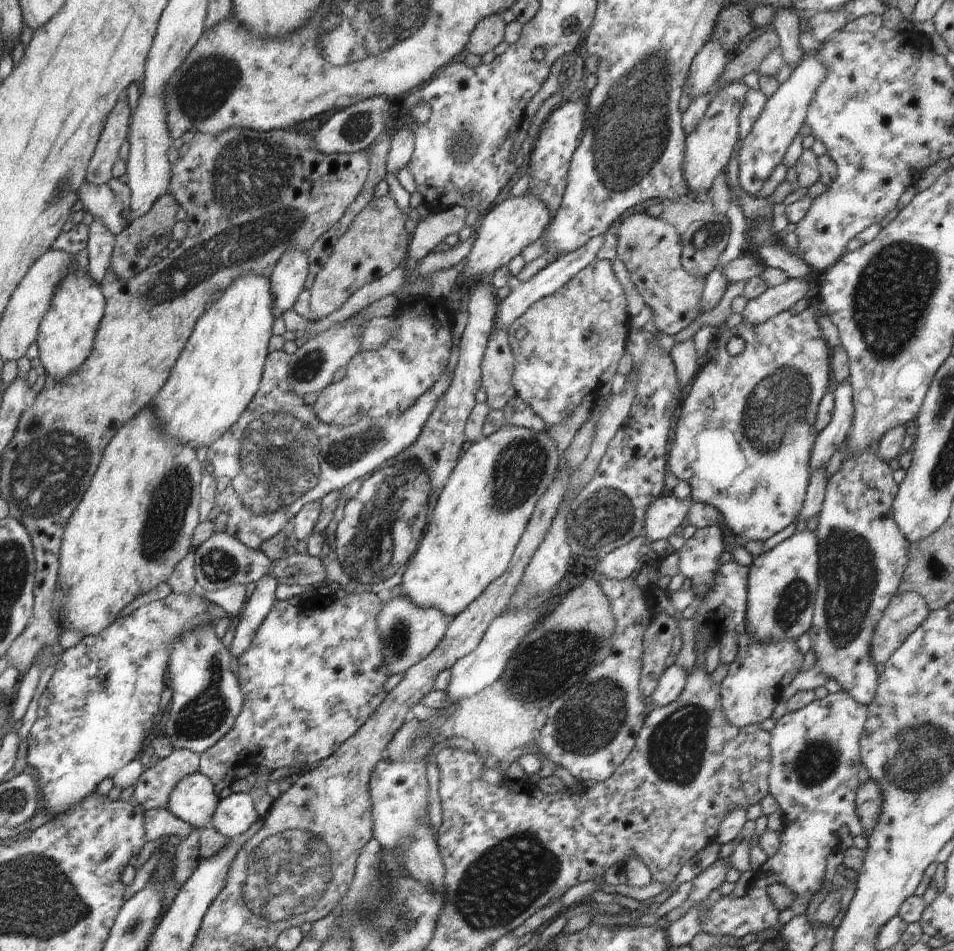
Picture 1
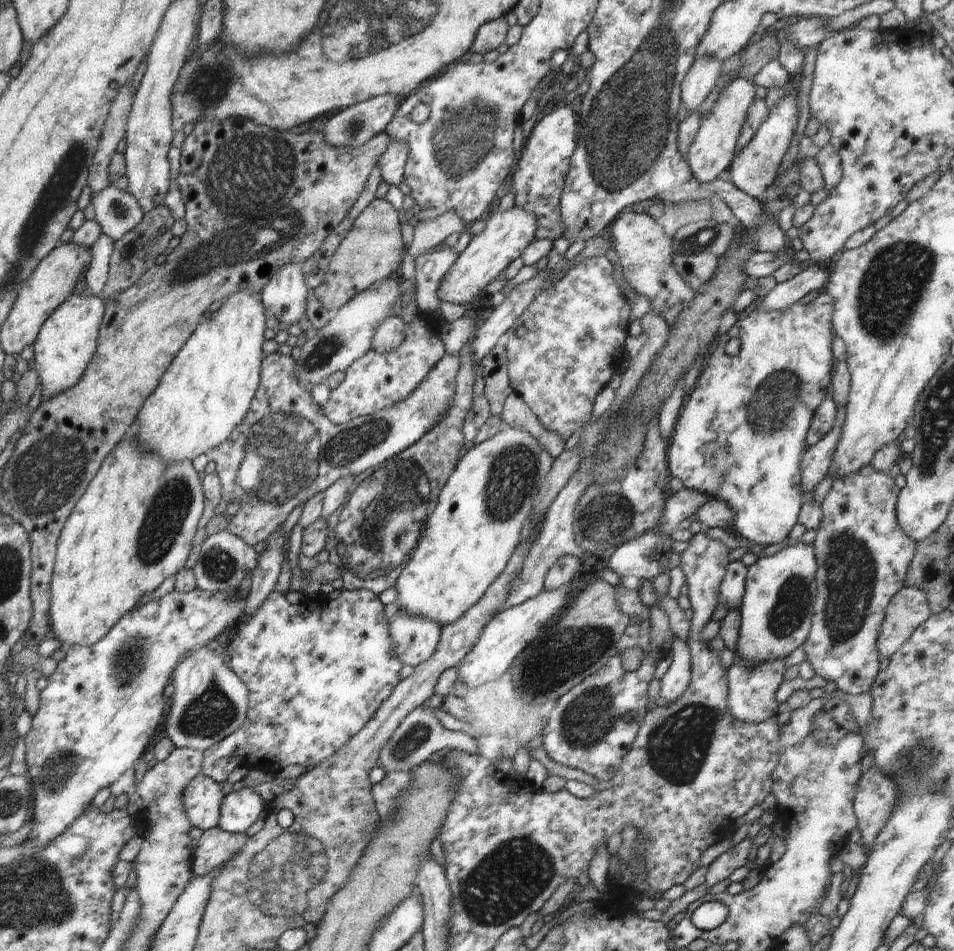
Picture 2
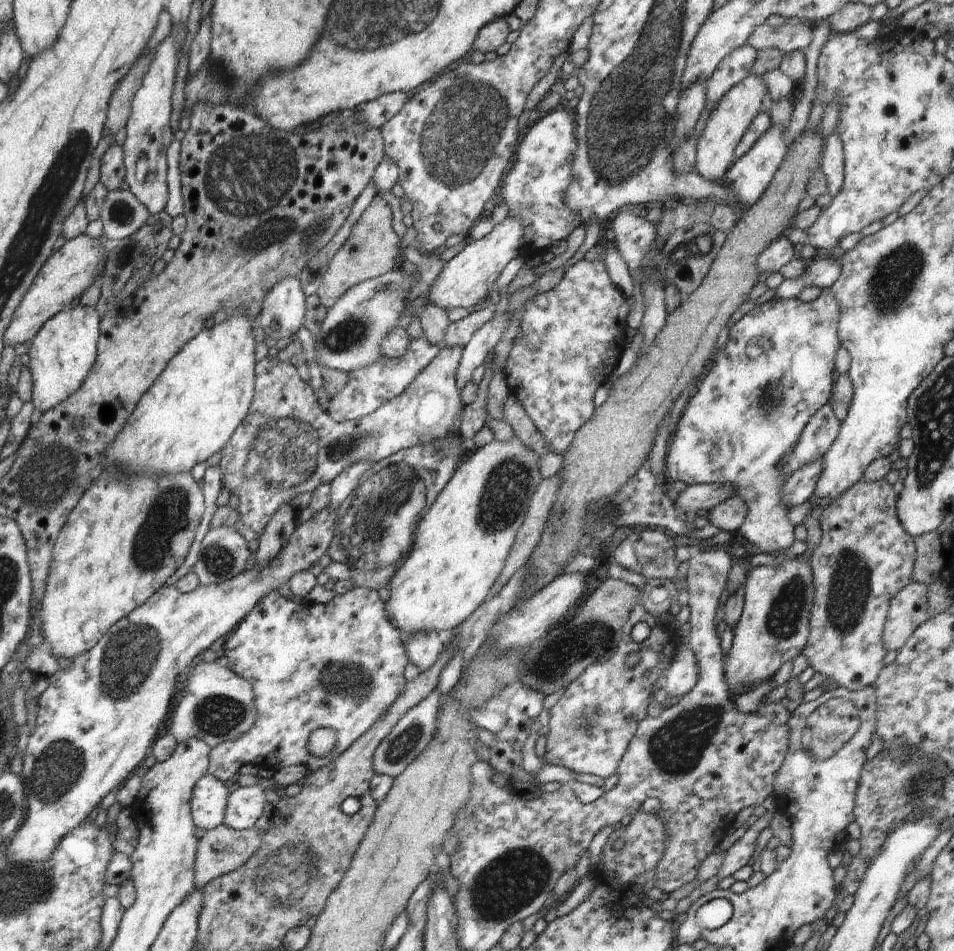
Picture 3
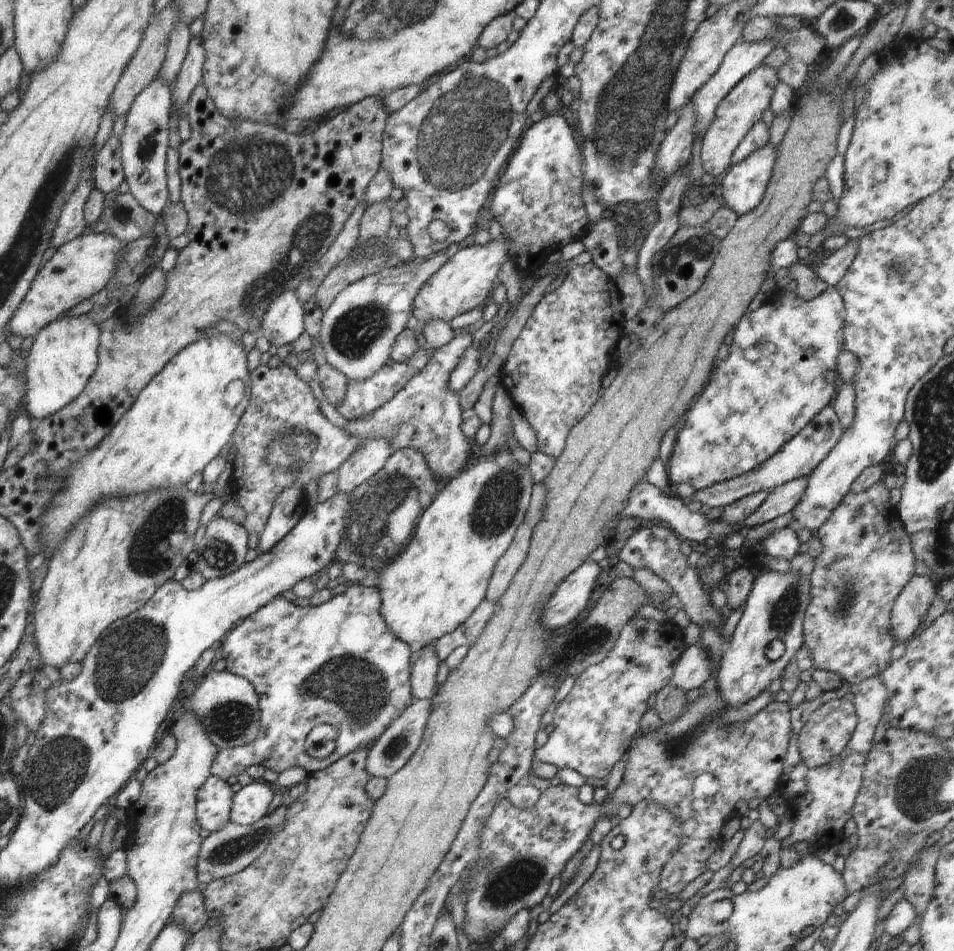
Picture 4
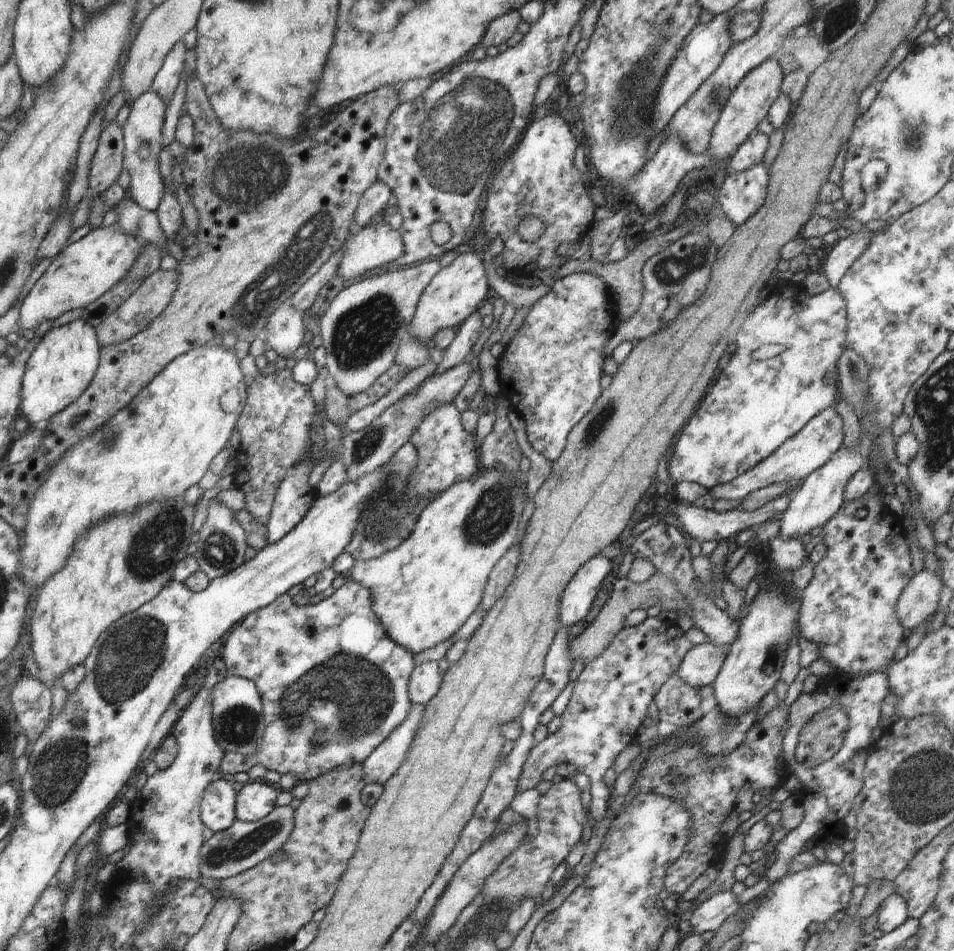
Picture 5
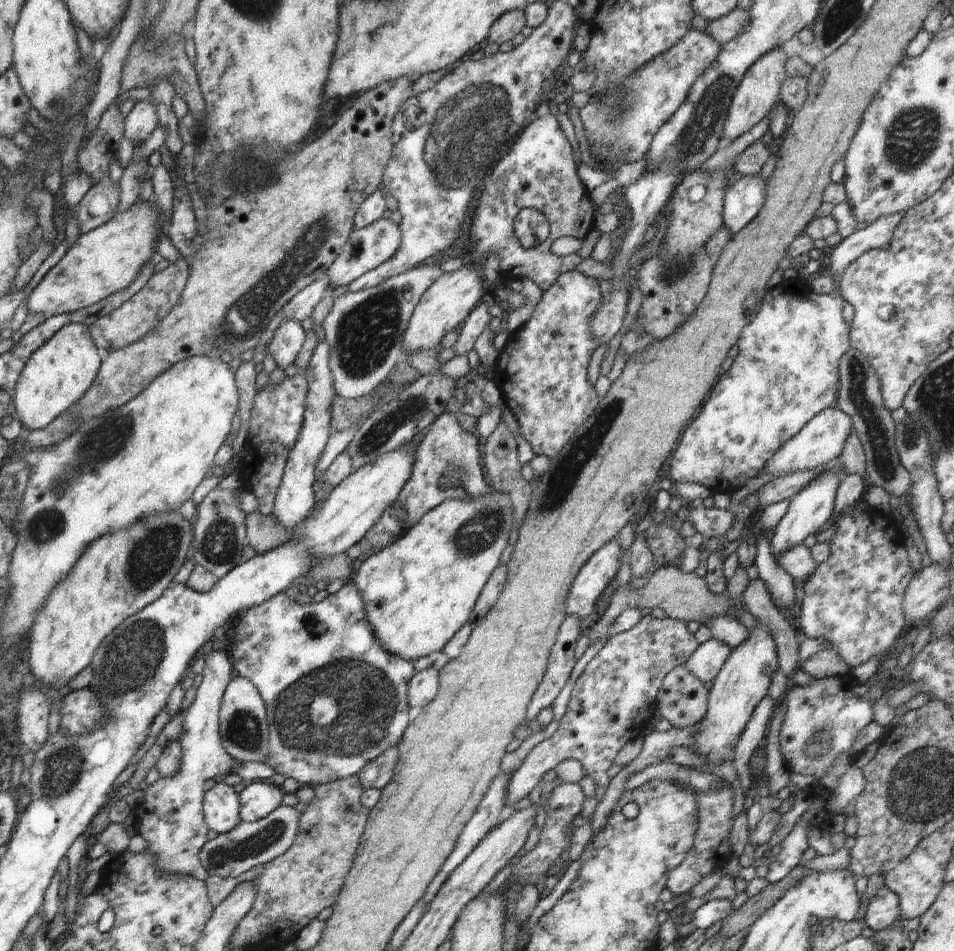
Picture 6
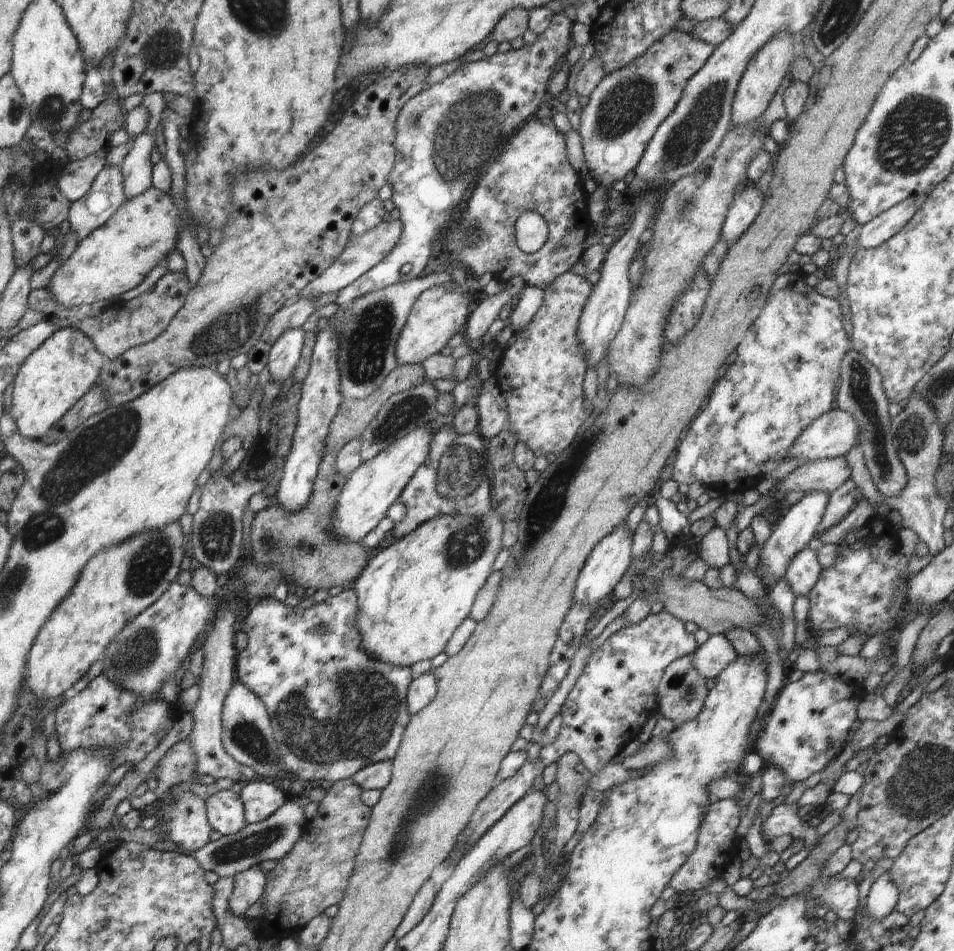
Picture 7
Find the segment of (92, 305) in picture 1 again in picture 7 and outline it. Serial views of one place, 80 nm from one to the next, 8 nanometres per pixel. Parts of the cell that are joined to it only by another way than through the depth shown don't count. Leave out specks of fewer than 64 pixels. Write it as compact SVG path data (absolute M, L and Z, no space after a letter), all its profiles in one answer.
M72 327L56 329L20 365L12 386L8 413L16 422L17 433L27 439L44 437L48 431L99 381L106 358L95 344Z

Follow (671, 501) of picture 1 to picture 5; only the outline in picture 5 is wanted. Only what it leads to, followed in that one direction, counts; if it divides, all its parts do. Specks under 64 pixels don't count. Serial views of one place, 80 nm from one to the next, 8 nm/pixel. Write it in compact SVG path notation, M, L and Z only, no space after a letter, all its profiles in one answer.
M834 406L817 414L800 432L783 442L767 459L759 462L754 468L736 477L728 484L715 486L708 490L707 498L718 500L743 499L751 492L772 483L784 482L790 479L805 479L811 472L824 466L830 457L843 446L843 422Z

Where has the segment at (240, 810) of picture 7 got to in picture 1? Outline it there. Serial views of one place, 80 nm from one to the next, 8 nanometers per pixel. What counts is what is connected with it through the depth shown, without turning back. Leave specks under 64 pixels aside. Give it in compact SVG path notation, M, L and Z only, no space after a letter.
M200 771L185 776L172 791L168 810L199 830L211 826L218 803L214 786Z

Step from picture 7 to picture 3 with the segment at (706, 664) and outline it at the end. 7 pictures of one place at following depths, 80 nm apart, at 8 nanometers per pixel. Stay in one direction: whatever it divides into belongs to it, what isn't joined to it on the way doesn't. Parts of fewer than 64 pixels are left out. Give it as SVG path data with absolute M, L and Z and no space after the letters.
M688 645L679 646L664 676L664 692L671 697L689 693L699 679L697 658Z

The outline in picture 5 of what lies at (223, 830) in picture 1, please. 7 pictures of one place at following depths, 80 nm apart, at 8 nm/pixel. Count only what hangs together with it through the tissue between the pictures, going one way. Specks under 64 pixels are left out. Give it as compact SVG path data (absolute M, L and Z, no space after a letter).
M250 782L237 792L236 818L239 821L254 822L264 818L274 810L276 796L279 791L270 783Z

